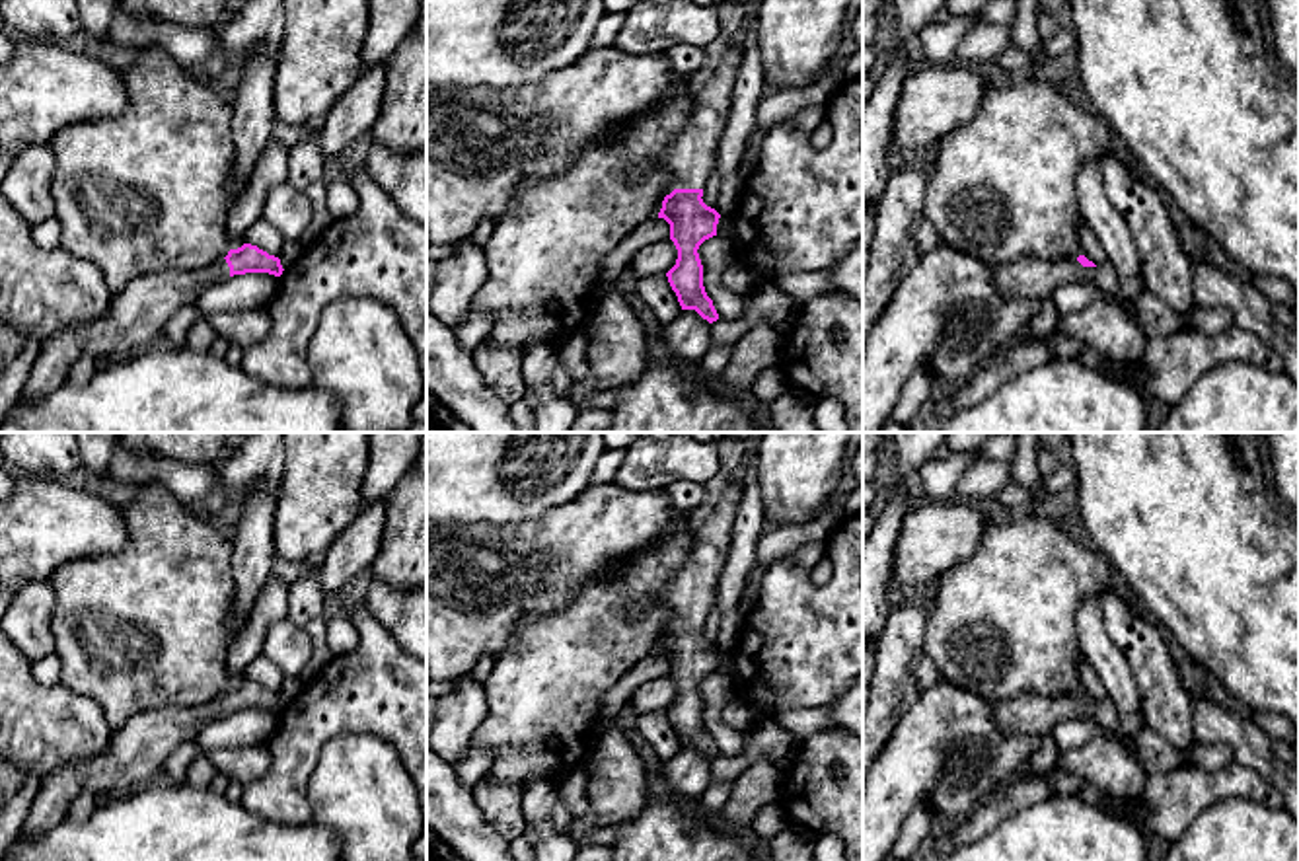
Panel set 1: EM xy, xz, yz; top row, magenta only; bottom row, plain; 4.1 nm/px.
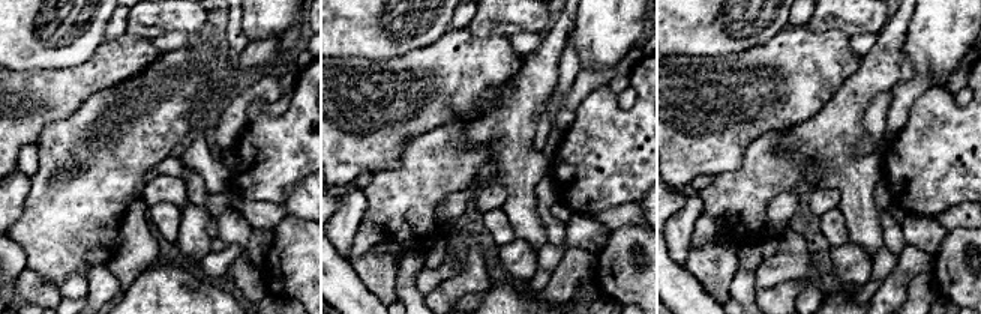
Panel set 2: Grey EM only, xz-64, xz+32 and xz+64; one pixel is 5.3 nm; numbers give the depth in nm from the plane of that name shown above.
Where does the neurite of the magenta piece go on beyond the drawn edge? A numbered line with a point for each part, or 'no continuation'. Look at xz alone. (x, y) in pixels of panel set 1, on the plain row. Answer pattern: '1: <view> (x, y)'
1: xz (690, 595)

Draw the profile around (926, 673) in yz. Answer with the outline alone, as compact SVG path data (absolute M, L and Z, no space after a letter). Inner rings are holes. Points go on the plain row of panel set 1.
M923 655L915 666L915 680L919 690L925 690L939 680L939 670L927 655Z

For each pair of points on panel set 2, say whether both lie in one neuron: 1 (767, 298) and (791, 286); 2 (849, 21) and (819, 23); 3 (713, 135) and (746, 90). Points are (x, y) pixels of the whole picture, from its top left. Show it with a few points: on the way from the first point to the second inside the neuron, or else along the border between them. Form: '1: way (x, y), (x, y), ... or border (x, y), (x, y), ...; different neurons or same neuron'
1: way (773, 298), (779, 298), (785, 292); same neuron
2: way (842, 20), (827, 20); same neuron
3: way (713, 125), (735, 101); same neuron

